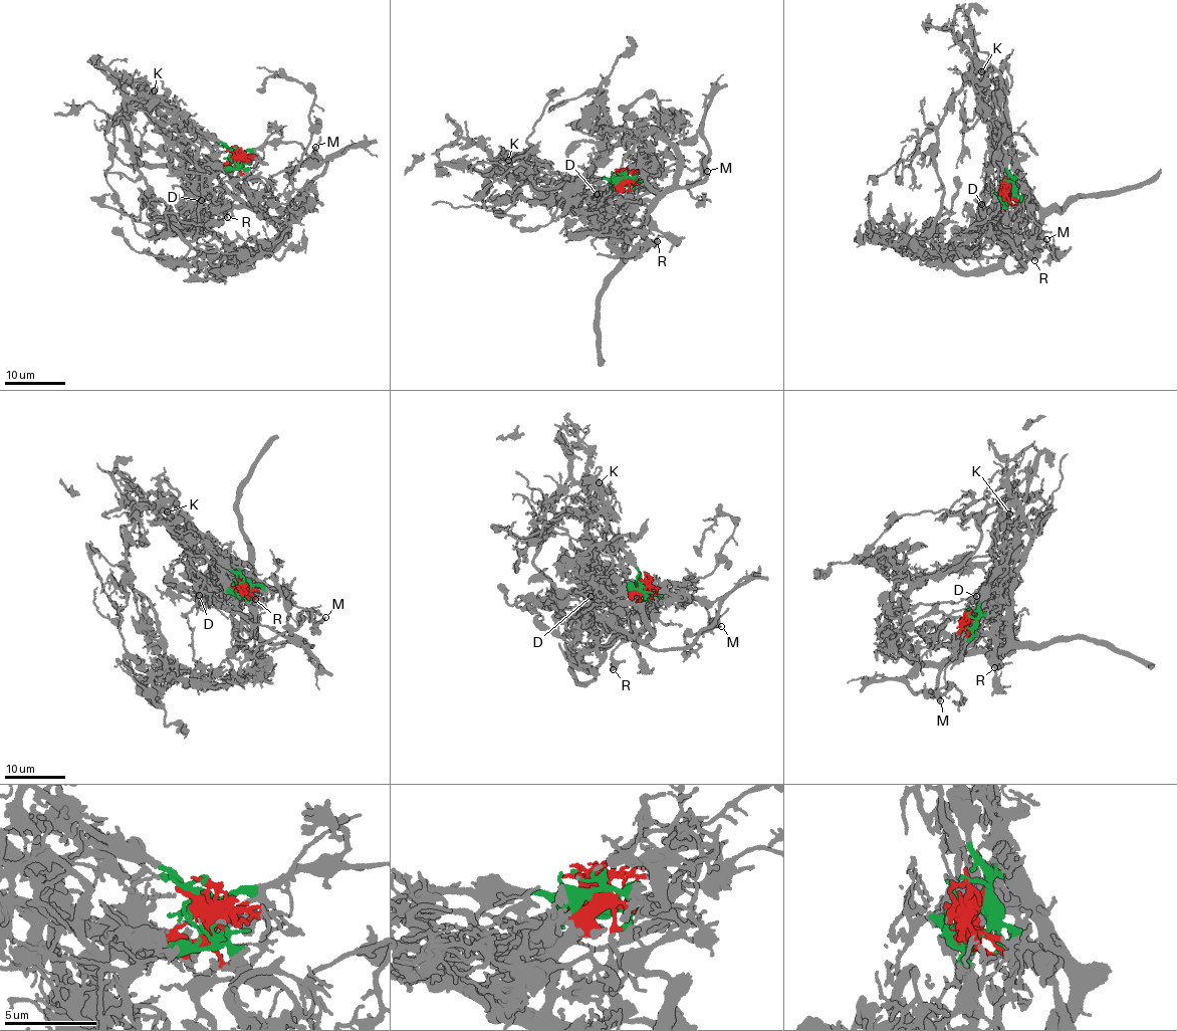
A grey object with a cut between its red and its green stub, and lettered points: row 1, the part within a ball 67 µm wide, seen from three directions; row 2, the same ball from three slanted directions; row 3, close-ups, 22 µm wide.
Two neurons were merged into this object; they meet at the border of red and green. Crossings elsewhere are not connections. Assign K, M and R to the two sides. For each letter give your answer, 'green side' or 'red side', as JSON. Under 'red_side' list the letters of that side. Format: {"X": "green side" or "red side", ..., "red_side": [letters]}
{"K": "red side", "M": "green side", "R": "red side", "red_side": ["K", "R"]}

